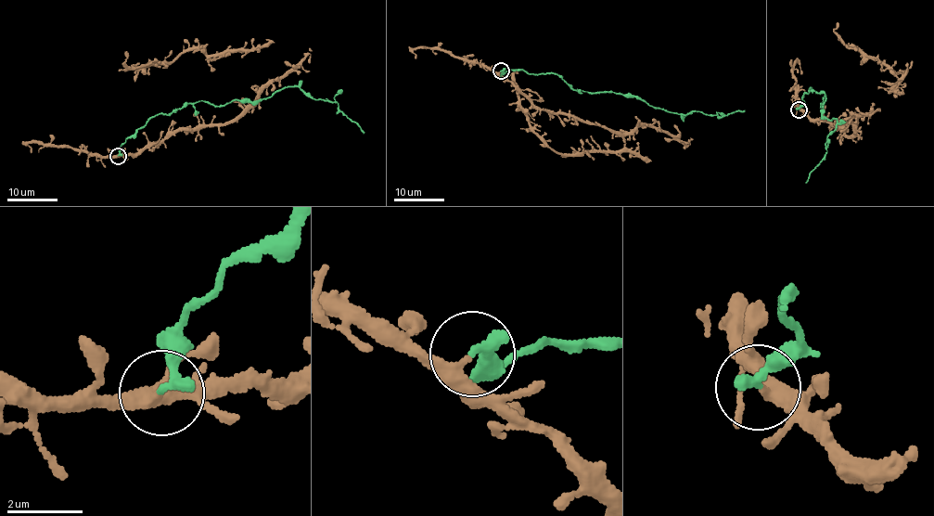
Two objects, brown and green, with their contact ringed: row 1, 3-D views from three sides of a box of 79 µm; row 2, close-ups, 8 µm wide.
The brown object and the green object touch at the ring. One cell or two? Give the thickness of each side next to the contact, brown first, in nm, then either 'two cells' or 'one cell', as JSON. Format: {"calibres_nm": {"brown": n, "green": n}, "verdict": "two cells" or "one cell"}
{"calibres_nm": {"brown": 300, "green": 300}, "verdict": "two cells"}

